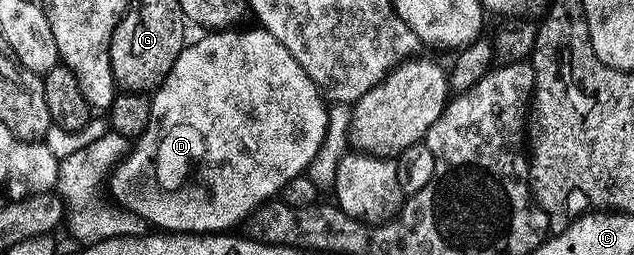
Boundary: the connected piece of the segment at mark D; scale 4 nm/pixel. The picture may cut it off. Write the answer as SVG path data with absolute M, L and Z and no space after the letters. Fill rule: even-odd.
M239 28L237 31L210 31L202 35L206 37L200 38L199 41L194 41L191 45L189 42L178 53L176 63L172 63L172 67L161 85L153 90L150 97L150 118L146 123L146 128L138 134L133 142L134 150L132 150L132 145L129 152L125 154L124 160L117 166L120 176L126 177L129 173L134 176L134 189L120 194L118 197L120 204L118 205L123 210L133 213L139 220L145 221L147 226L168 233L225 234L227 231L233 230L230 229L233 225L240 224L242 220L245 222L261 205L277 198L281 194L278 192L291 184L290 173L294 173L294 161L298 161L298 169L301 174L305 174L313 166L313 157L320 151L328 127L327 102L318 86L312 83L312 79L300 67L300 63L296 63L296 59L292 59L292 55L288 55L284 43L275 39L267 29L253 28ZM302 109L310 109L310 141L298 141L298 113L302 113Z

